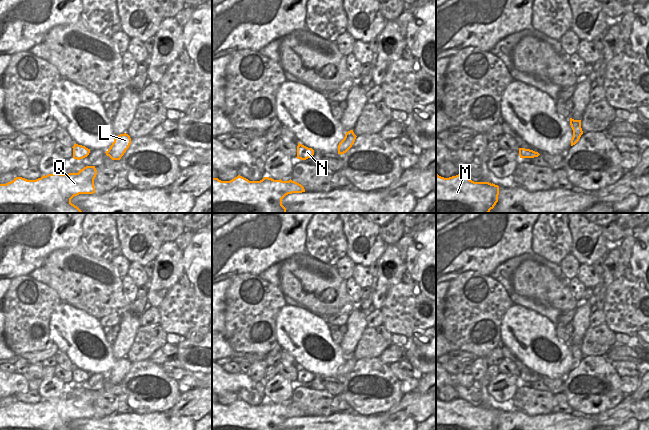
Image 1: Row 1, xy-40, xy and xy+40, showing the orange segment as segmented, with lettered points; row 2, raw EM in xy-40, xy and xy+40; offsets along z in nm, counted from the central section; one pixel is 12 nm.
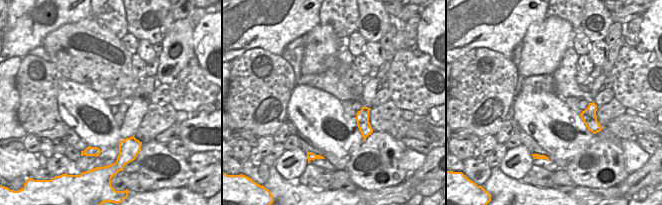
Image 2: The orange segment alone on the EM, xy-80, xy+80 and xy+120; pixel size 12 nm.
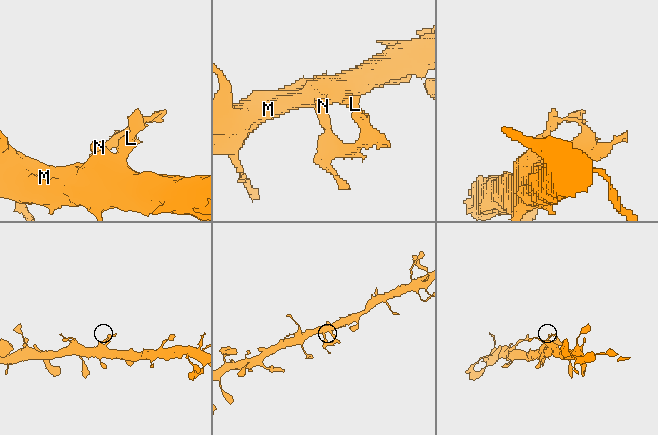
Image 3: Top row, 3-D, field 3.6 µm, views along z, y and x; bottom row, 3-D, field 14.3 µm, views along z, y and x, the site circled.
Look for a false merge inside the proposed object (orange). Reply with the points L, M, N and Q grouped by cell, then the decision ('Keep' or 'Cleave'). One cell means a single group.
Groups: L M Q / N. Cleave.

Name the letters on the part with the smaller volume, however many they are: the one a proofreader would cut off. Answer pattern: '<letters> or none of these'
N

